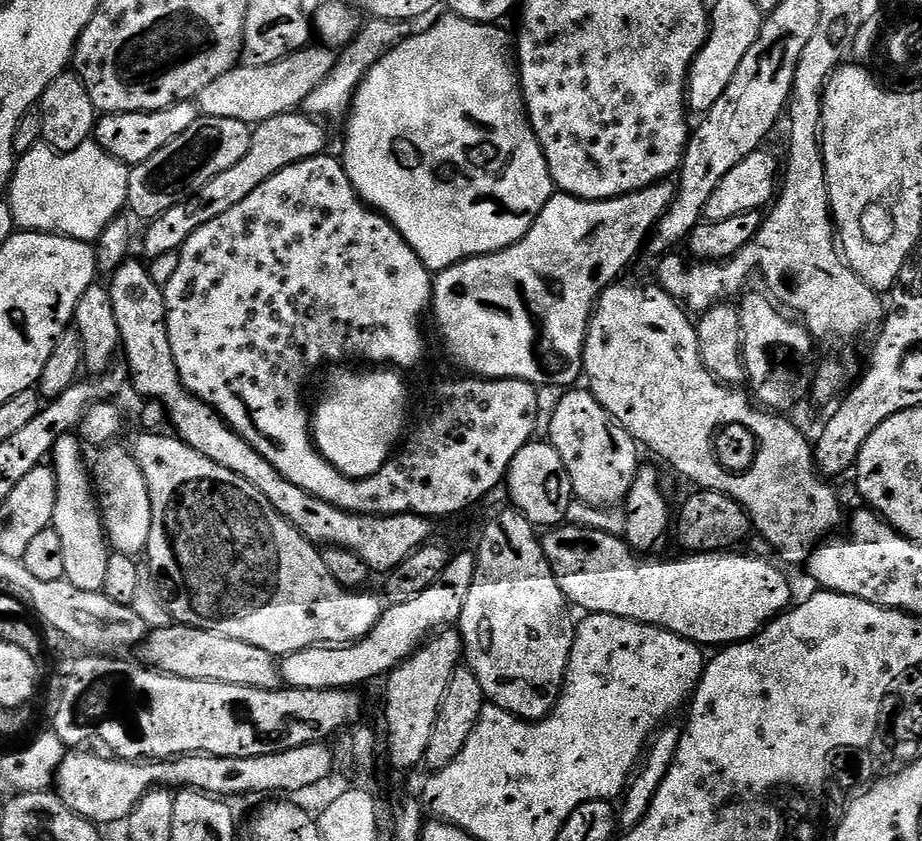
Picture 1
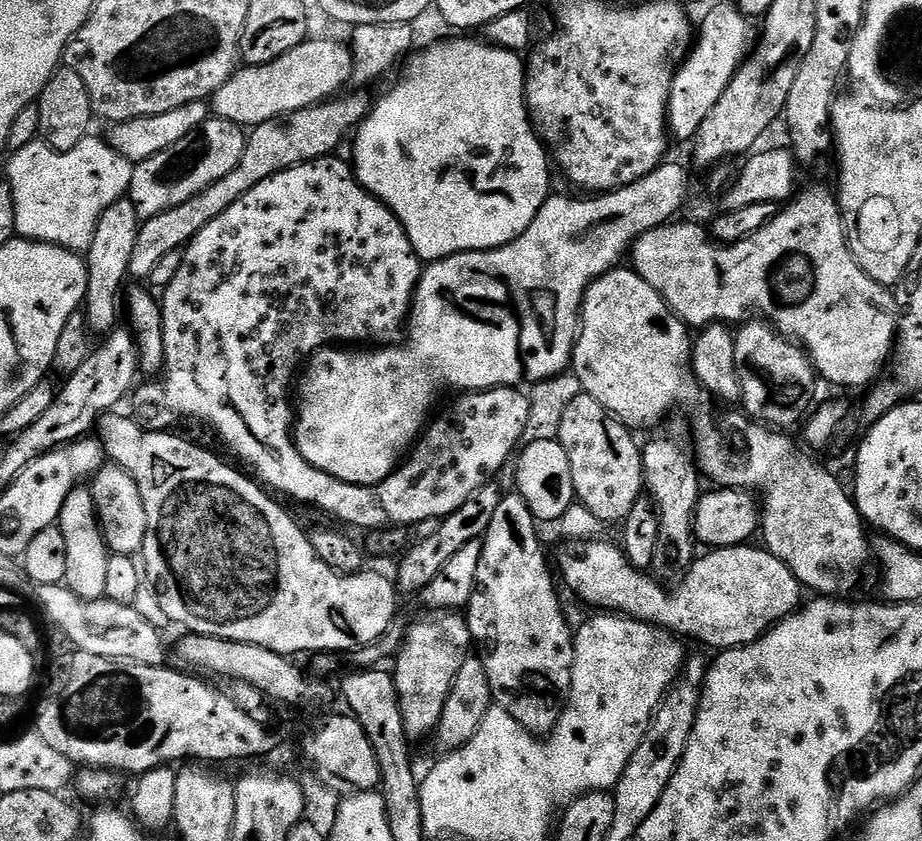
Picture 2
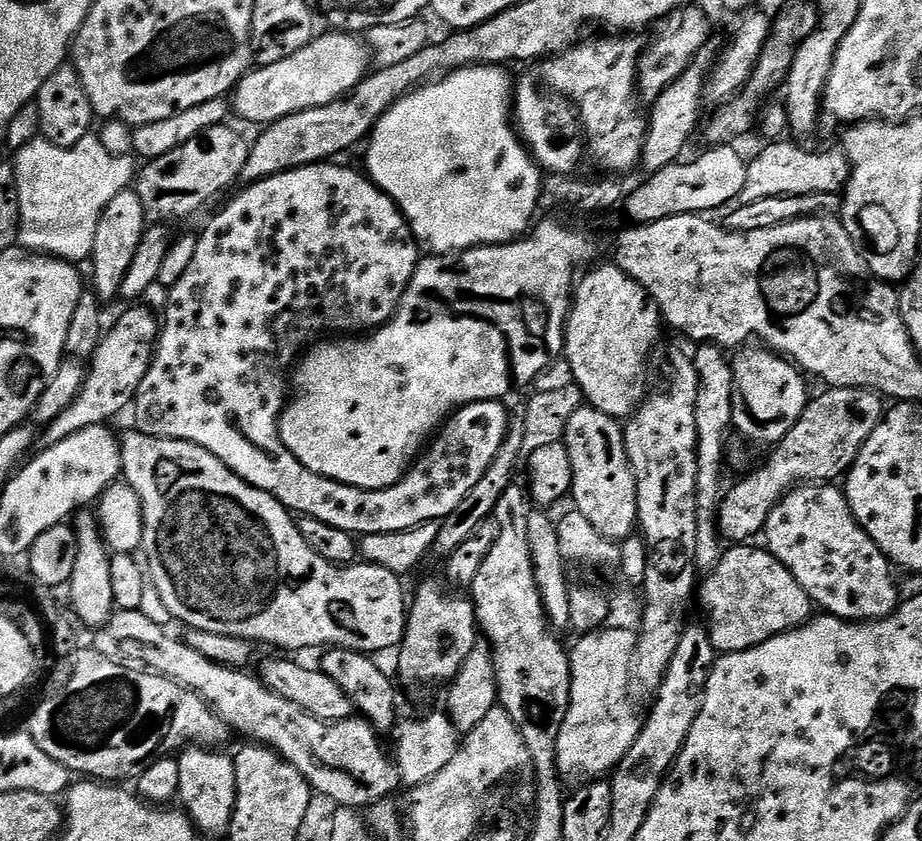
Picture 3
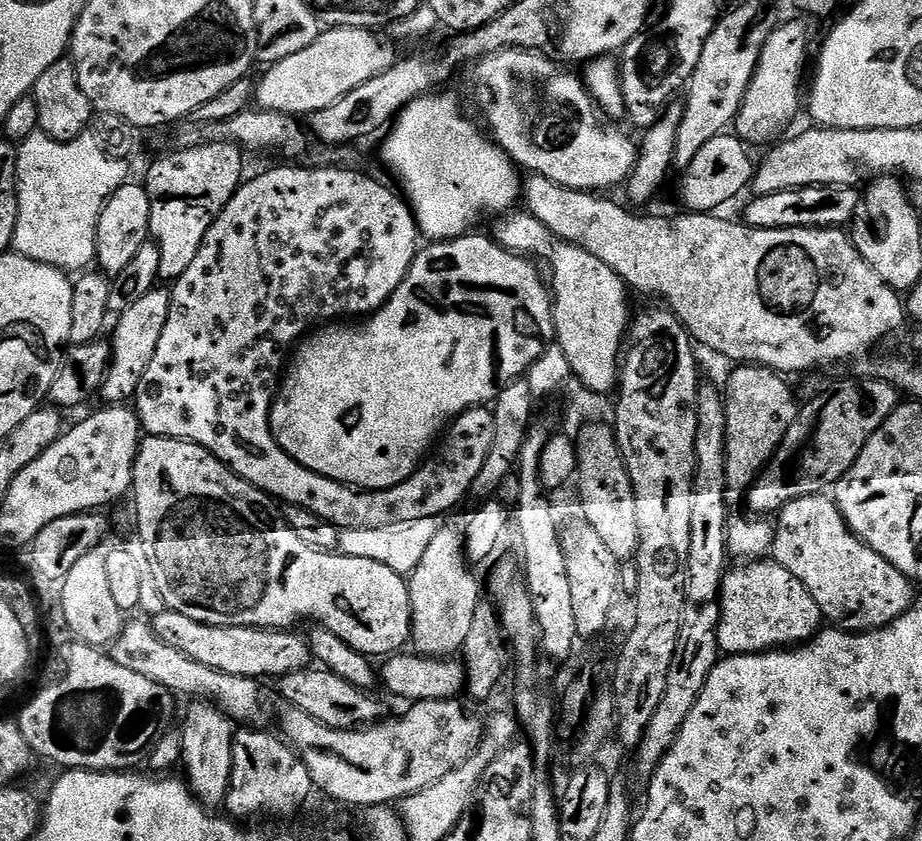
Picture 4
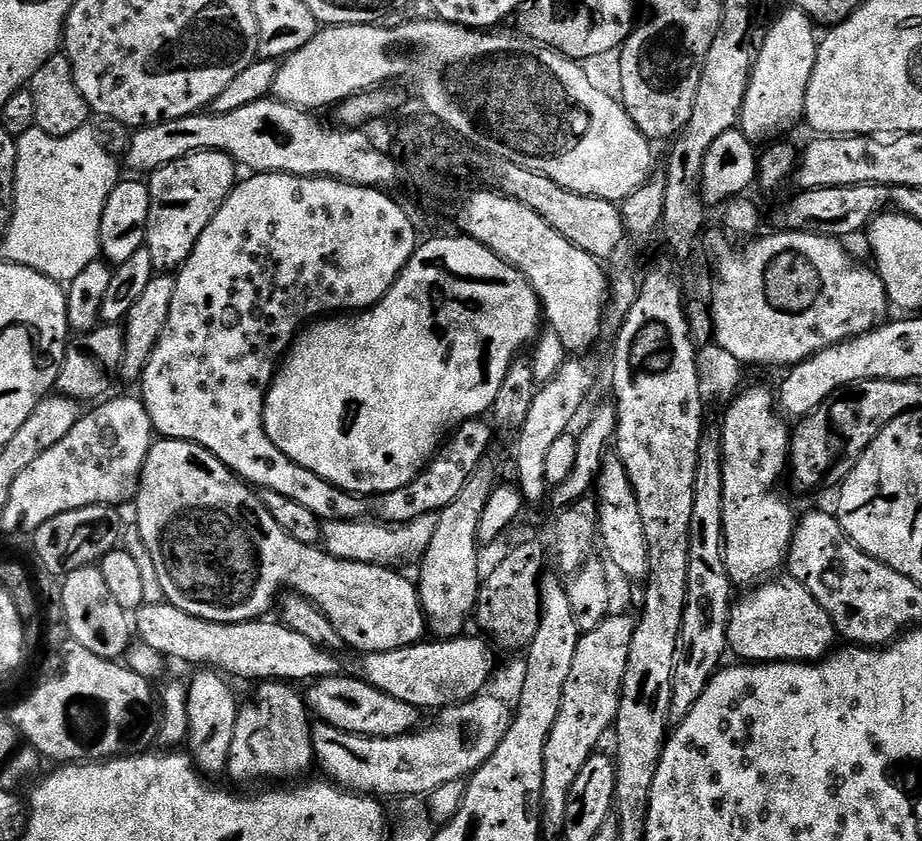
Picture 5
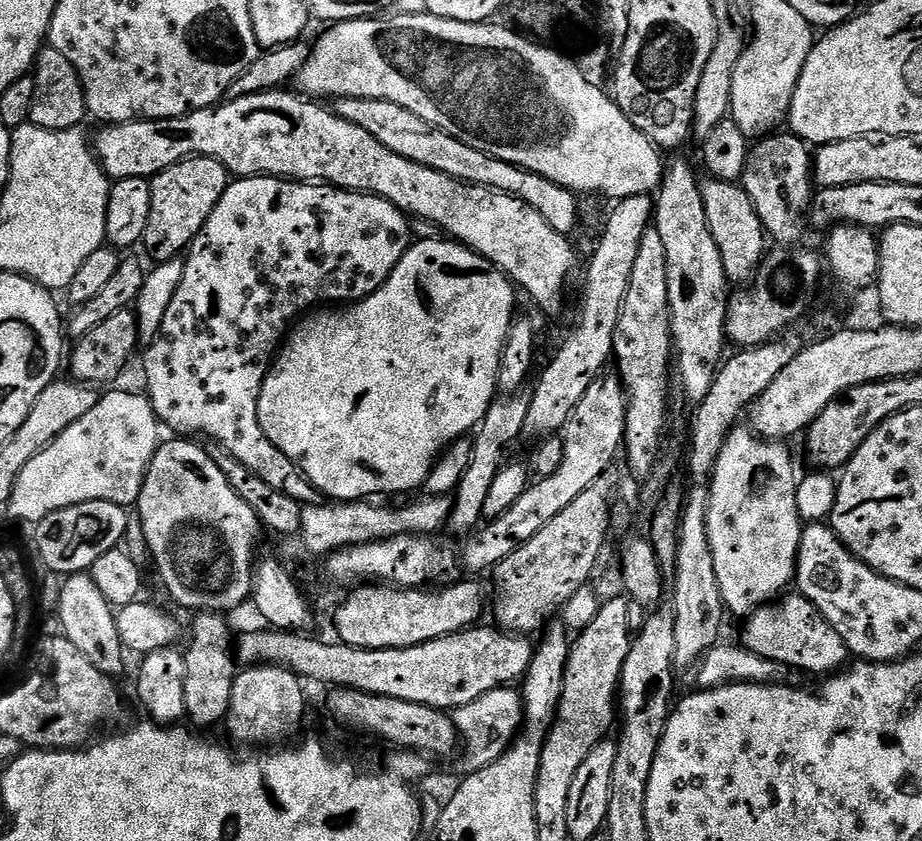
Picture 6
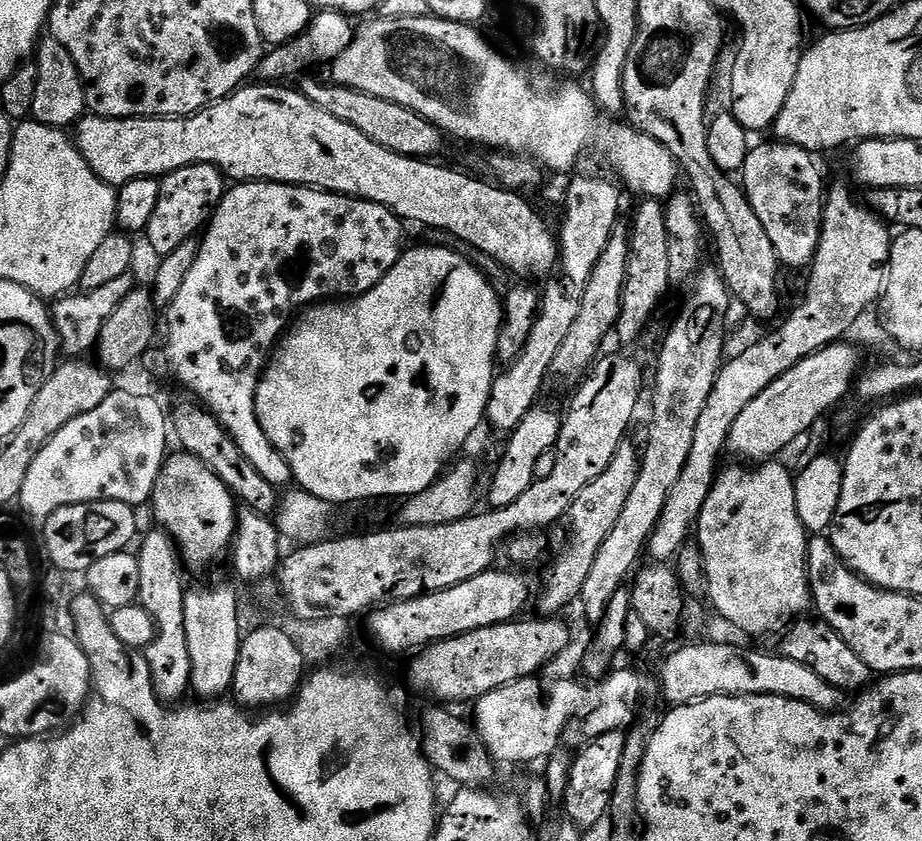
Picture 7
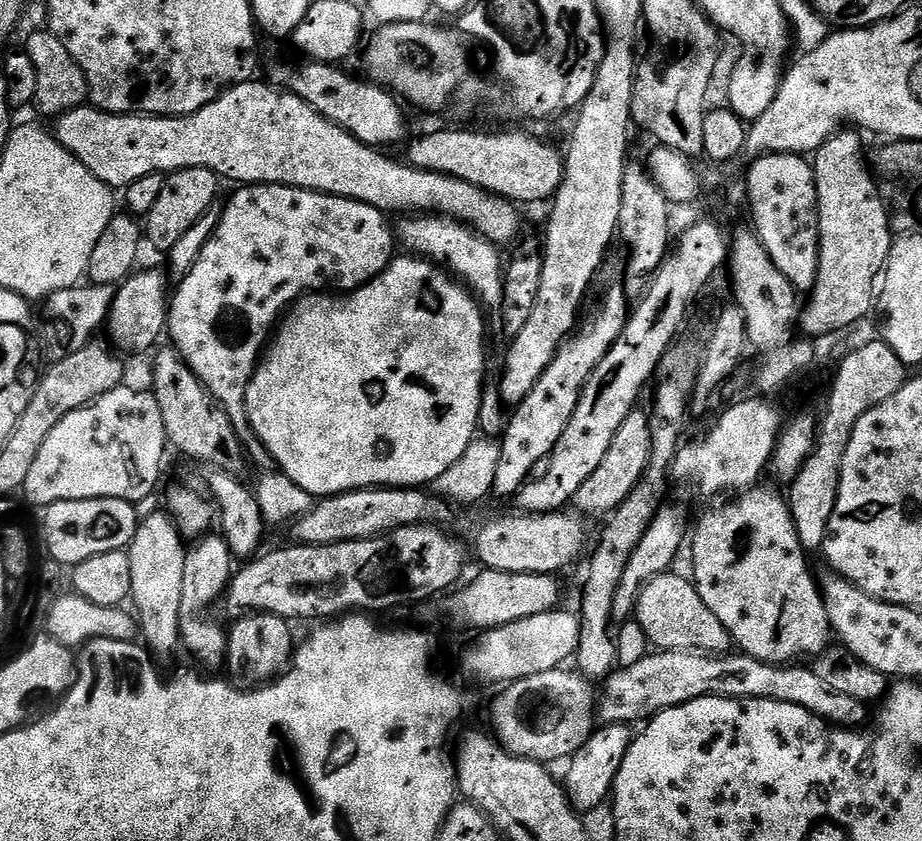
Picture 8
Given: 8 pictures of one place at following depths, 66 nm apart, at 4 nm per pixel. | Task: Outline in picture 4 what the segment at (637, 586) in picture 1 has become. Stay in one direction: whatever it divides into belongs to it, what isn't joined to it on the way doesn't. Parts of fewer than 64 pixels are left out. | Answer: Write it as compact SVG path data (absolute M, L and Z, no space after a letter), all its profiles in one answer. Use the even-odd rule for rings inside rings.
M771 558L740 562L735 566L725 571L720 587L718 642L721 653L745 656L787 650L811 642L821 632L825 618L818 602L810 598L810 590L806 590L786 566Z

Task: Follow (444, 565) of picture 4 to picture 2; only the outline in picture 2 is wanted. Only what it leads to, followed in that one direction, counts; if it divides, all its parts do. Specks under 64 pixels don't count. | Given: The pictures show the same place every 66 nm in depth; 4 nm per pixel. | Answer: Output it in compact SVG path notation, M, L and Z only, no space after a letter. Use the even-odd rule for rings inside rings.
M432 610L412 628L396 656L396 689L402 710L402 722L409 737L431 737L442 718L446 694L454 686L458 669L474 652L474 641L467 619L456 610Z

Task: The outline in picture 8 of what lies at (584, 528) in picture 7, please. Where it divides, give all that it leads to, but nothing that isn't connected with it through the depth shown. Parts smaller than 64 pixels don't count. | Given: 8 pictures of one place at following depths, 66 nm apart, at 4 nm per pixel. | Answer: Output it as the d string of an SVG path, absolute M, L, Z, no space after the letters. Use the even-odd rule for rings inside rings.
M643 410L632 412L626 418L626 422L622 422L618 434L614 434L614 442L610 442L610 450L606 453L604 461L598 465L598 470L594 470L594 474L590 474L590 479L582 485L582 490L578 490L574 501L575 511L585 517L611 516L622 506L622 502L626 502L626 498L643 478L646 466L650 462L651 449L652 421L649 413L646 414Z

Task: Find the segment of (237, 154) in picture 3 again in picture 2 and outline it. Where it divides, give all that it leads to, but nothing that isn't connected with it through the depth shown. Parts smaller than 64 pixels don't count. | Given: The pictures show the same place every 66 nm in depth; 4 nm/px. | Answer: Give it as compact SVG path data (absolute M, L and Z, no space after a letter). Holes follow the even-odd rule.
M209 118L202 122L202 126L198 126L198 130L186 134L182 142L174 142L174 146L154 154L154 158L146 158L141 164L135 165L128 198L134 202L142 220L180 206L201 193L206 186L218 182L218 178L226 178L226 174L230 174L230 170L242 162L247 141L248 137L241 125L229 120Z

